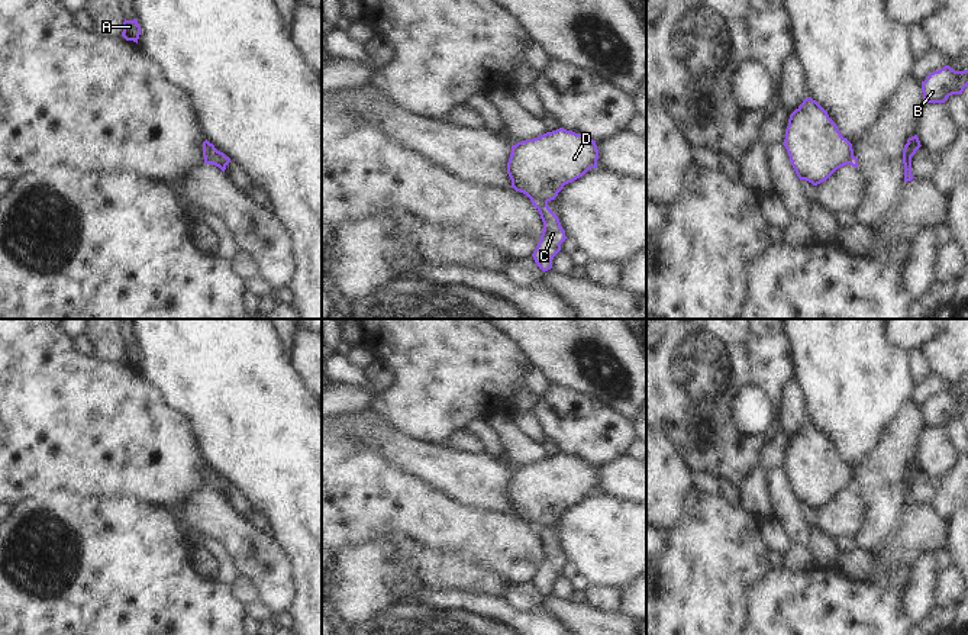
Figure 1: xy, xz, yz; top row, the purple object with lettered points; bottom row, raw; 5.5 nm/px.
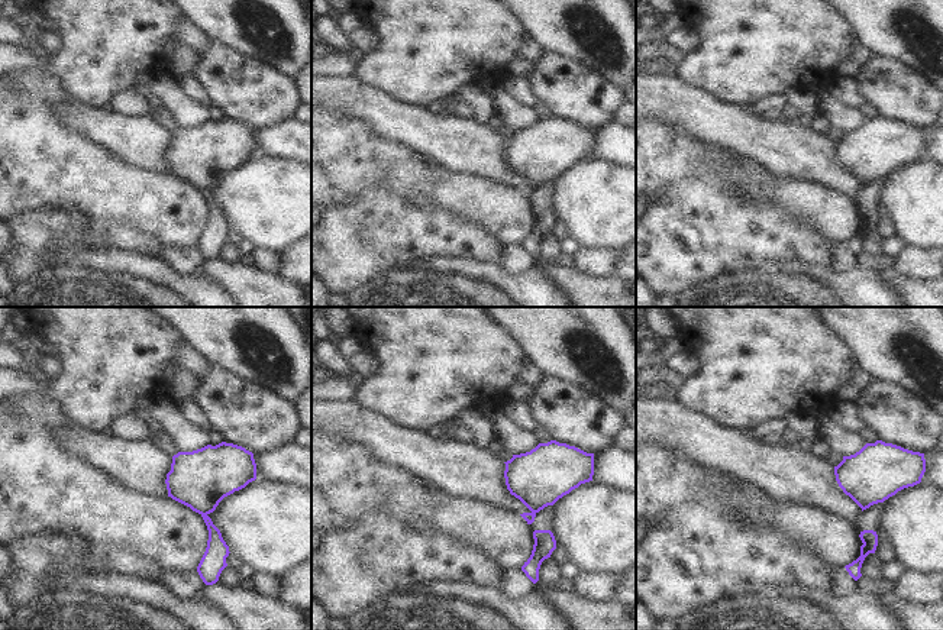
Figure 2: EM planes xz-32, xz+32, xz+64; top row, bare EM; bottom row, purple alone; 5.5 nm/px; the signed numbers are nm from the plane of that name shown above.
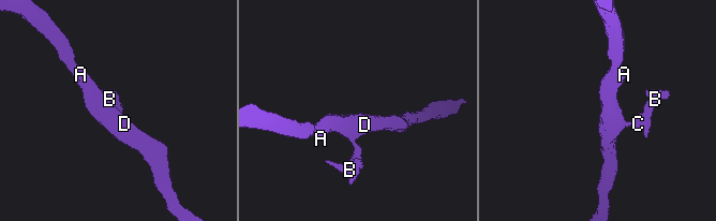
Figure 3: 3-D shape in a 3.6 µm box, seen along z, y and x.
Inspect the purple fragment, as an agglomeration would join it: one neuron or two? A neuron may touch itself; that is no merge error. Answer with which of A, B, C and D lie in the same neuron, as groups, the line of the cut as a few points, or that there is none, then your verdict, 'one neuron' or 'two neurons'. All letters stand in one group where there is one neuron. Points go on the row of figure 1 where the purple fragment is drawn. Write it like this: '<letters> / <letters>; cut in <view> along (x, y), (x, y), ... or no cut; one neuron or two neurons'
A D / B C; cut in xz along (531, 197), (547, 202); two neurons

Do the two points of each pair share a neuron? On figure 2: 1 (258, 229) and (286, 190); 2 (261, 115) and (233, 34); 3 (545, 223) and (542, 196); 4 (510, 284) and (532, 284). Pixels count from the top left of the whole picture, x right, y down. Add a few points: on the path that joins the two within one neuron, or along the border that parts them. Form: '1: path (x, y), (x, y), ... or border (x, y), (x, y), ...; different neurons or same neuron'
1: path (268, 219), (271, 207), (278, 200); same neuron
2: border (209, 38), (262, 60), (270, 65); different neurons
3: path (543, 216), (542, 203); same neuron
4: path (516, 284), (526, 284); same neuron

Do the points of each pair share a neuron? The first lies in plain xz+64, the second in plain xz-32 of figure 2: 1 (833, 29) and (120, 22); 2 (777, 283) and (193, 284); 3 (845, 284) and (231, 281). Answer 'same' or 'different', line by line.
1: same
2: different
3: different

